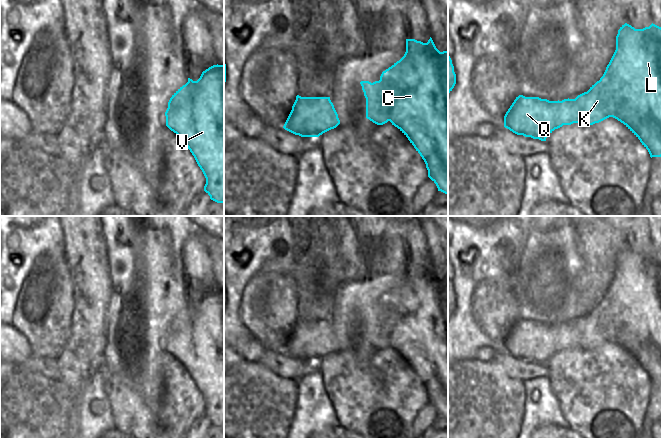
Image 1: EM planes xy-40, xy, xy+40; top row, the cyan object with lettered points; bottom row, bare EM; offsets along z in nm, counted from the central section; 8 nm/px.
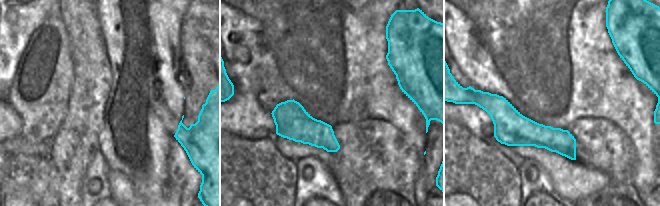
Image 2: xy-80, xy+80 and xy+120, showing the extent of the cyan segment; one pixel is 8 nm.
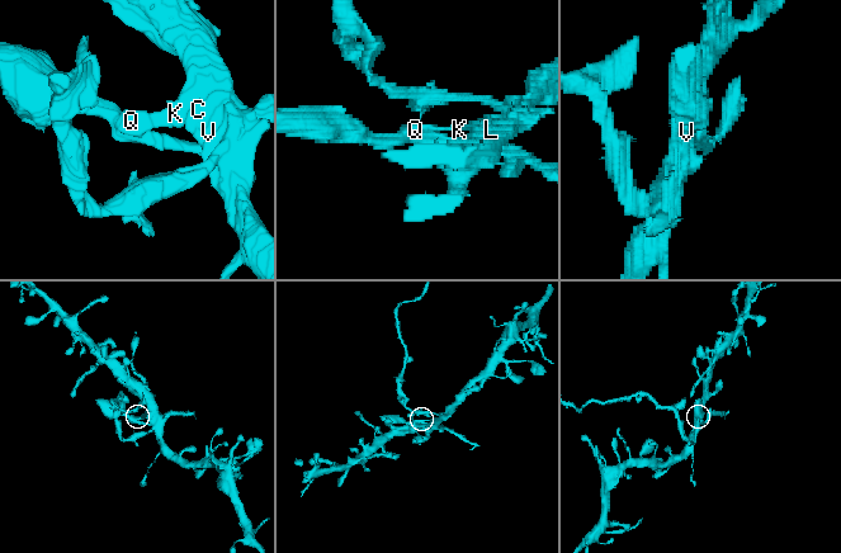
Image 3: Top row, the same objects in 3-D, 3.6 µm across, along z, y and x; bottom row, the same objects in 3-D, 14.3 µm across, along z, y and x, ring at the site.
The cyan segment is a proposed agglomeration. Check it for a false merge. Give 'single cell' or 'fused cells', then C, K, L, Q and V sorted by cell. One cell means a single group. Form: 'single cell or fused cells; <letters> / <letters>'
fused cells; C K L V / Q

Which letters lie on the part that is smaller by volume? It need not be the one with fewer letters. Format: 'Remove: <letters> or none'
Remove: Q

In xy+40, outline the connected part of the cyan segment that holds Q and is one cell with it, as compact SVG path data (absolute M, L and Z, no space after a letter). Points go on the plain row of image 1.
M519 319L504 340L504 351L517 359L546 365L558 353L556 325Z

